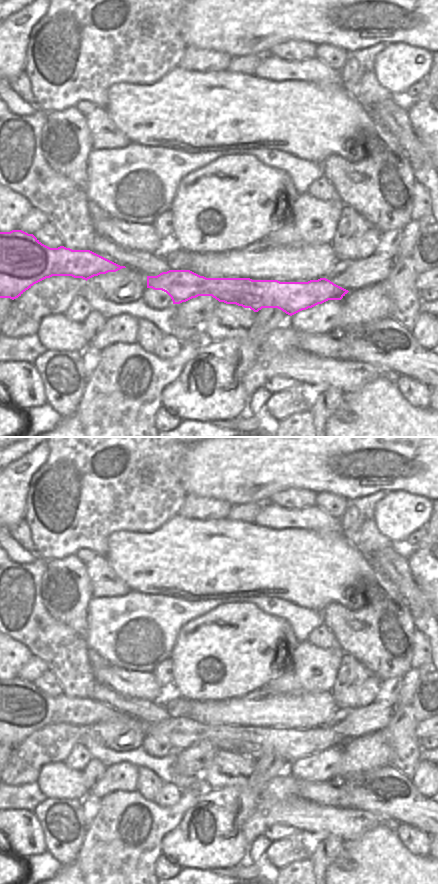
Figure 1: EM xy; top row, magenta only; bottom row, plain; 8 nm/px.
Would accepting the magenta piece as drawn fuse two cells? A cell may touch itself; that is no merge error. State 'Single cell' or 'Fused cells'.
Fused cells

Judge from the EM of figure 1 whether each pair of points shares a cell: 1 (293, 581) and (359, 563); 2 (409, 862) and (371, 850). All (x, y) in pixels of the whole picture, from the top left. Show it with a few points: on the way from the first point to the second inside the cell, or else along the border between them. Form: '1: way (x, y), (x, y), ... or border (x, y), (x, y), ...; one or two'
1: way (309, 570), (343, 570); one
2: way (400, 862), (383, 862), (380, 859); one

